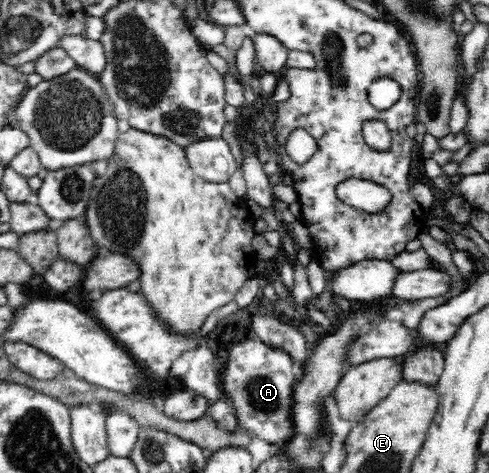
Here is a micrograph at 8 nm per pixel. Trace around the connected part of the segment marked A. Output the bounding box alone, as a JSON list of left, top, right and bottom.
[220,338,297,445]

